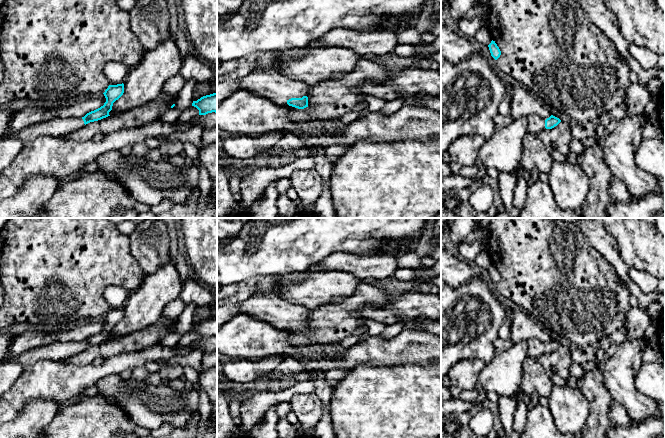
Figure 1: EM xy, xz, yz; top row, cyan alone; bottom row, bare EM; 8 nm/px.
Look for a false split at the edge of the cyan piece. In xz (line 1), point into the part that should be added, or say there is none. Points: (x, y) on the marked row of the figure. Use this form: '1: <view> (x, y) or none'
1: xz (269, 83)

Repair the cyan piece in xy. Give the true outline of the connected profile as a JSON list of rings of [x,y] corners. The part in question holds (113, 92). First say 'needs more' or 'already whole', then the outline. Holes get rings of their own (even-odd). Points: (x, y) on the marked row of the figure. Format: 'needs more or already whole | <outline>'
needs more | [[[124,84],[109,85],[103,93],[106,102],[100,108],[87,113],[82,118],[53,118],[47,122],[38,123],[31,127],[26,127],[16,133],[7,132],[5,136],[18,139],[27,144],[33,142],[41,136],[63,136],[71,134],[81,129],[84,125],[106,118],[112,110],[113,103],[118,100],[124,93]]]

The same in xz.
needs more | [[[260,68],[252,69],[248,75],[240,78],[240,82],[239,90],[255,93],[256,95],[265,97],[276,104],[286,102],[289,106],[298,109],[308,107],[308,97],[306,94],[308,93],[309,86],[306,83],[289,79],[278,70]]]

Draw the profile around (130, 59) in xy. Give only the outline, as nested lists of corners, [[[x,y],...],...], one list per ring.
[[[5,0],[0,7],[0,58],[4,65],[0,108],[15,99],[48,104],[103,94],[110,85],[103,73],[105,65],[117,61],[134,67],[146,51],[132,33],[129,20],[129,13],[116,0]]]

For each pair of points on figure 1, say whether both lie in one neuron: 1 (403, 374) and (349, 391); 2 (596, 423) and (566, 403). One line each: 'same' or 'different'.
1: same
2: different

